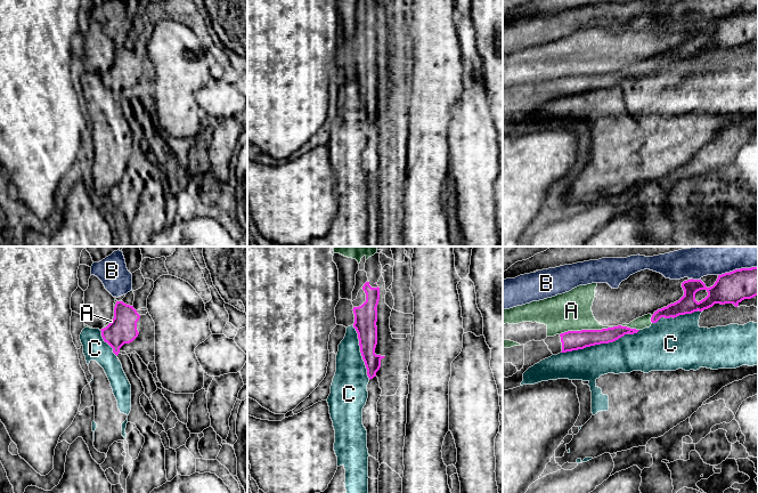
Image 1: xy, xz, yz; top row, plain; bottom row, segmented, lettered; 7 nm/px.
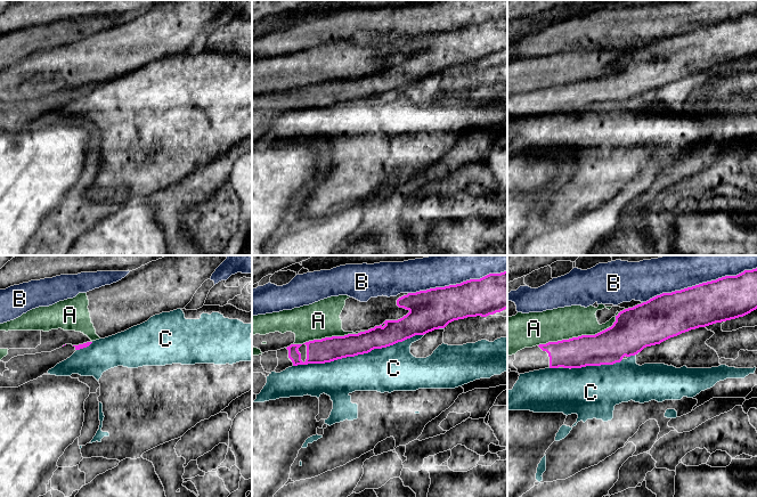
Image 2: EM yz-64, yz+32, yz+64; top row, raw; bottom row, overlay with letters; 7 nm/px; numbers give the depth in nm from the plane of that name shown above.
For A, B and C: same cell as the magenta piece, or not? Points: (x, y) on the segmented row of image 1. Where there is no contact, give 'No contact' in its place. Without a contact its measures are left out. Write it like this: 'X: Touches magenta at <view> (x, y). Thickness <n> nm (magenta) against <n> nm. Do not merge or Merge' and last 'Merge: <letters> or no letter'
A: Touches magenta at yz (586, 330). Thickness 140 nm (magenta) against 280 nm. Do not merge
B: Touches magenta at yz (738, 269). Thickness 220 nm (magenta) against 360 nm. Do not merge
C: Touches magenta at yz (600, 344). Thickness 140 nm (magenta) against 260 nm. Do not merge
Merge: no letter

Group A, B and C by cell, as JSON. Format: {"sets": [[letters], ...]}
{"sets": [["A"], ["B"], ["C"]]}

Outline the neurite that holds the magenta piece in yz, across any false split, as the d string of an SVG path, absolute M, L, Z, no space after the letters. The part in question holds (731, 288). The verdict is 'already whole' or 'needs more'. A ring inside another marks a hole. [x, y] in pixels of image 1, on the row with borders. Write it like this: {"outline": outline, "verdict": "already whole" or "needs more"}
{"outline": "M758 266L718 275L710 288L707 288L701 280L693 278L684 281L682 288L684 296L678 301L654 312L651 317L652 323L657 323L661 317L675 318L679 315L702 312L715 304L733 304L737 307L742 300L758 296ZM700 290L706 290L708 296L698 302L695 293Z", "verdict": "already whole"}

